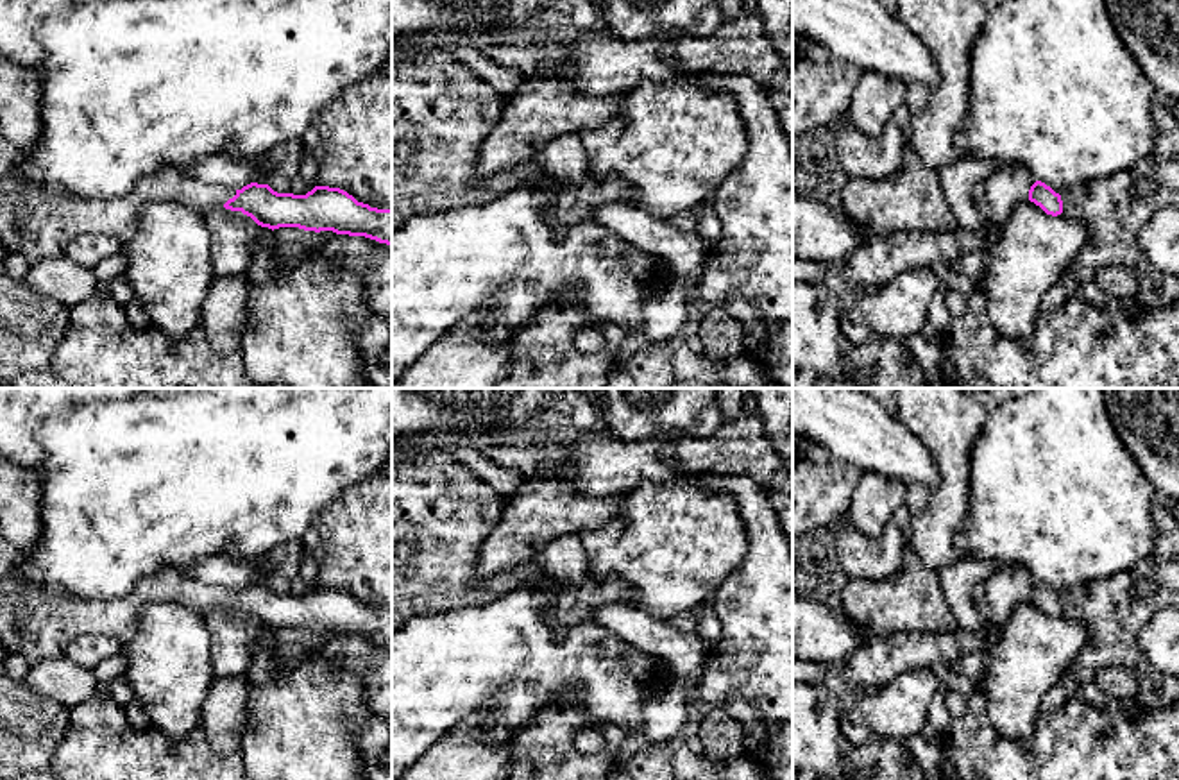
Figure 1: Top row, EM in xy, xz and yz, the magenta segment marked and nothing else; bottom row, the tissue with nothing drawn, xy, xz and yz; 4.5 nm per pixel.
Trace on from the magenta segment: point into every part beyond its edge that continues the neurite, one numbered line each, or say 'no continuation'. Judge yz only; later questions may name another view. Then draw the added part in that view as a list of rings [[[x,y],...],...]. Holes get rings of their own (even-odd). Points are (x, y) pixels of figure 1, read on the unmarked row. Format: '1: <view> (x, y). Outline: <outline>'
1: yz (995, 598). Outline: [[[1009,565],[971,590],[971,603],[979,615],[1002,630],[1020,603],[1029,601],[1032,578],[1020,565]]]

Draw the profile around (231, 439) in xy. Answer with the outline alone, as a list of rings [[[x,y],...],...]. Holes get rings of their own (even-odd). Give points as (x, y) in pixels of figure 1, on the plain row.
[[[184,388],[179,394],[157,395],[152,390],[122,401],[95,401],[75,408],[55,410],[39,429],[47,454],[39,474],[41,533],[23,553],[13,576],[54,587],[66,596],[86,599],[116,599],[129,596],[150,574],[177,567],[188,571],[227,549],[247,560],[268,556],[277,546],[306,533],[317,513],[335,503],[349,487],[374,476],[392,458],[392,388]]]

